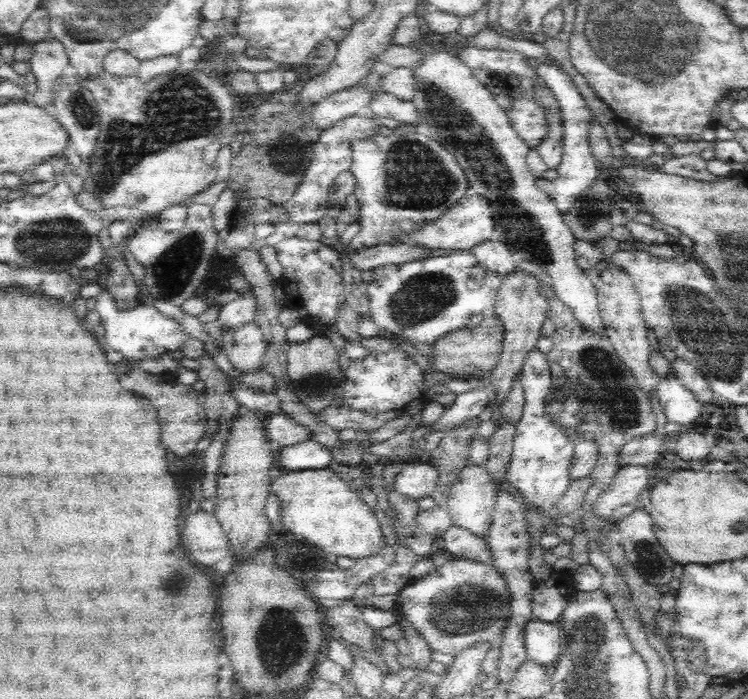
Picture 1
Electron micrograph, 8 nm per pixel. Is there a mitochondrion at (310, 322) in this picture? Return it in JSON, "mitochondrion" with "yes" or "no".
{"mitochondrion":"no"}

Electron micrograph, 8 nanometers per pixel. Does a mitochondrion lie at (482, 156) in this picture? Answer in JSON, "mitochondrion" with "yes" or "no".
{"mitochondrion":"yes"}

